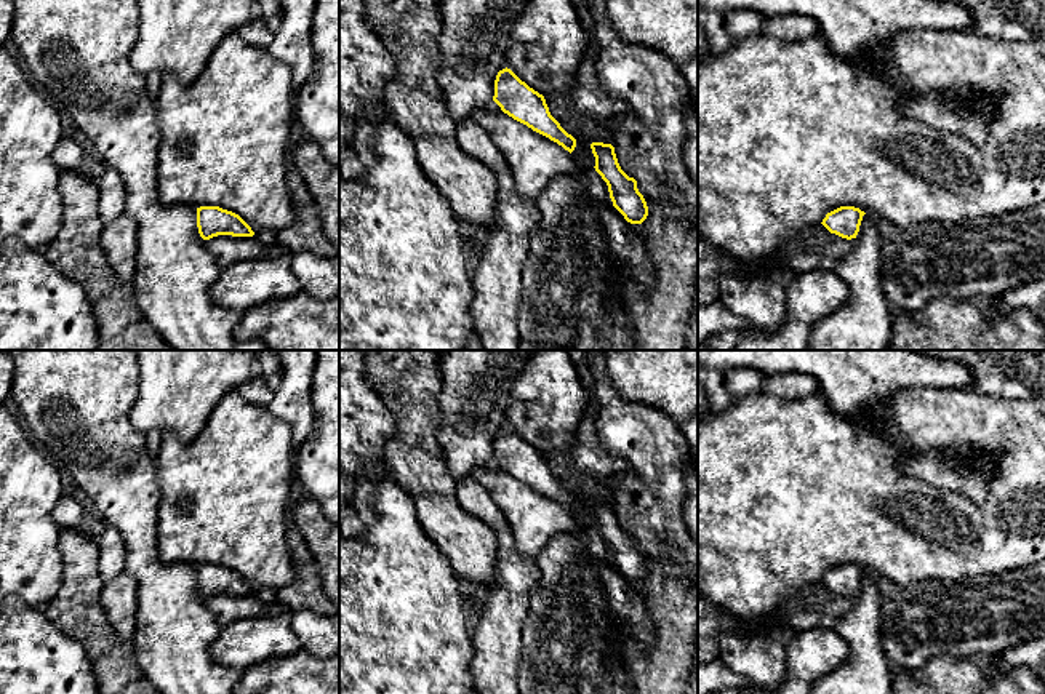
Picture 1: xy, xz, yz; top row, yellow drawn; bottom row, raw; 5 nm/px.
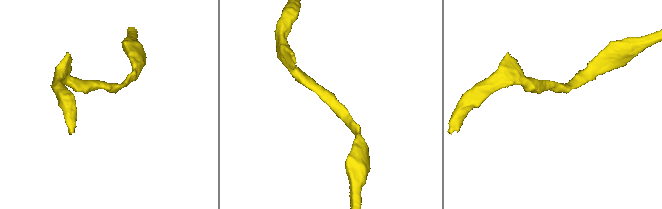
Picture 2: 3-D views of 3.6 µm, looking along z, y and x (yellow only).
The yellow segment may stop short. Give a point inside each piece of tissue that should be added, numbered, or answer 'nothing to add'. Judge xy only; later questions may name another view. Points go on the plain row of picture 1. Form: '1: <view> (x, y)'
nothing to add

